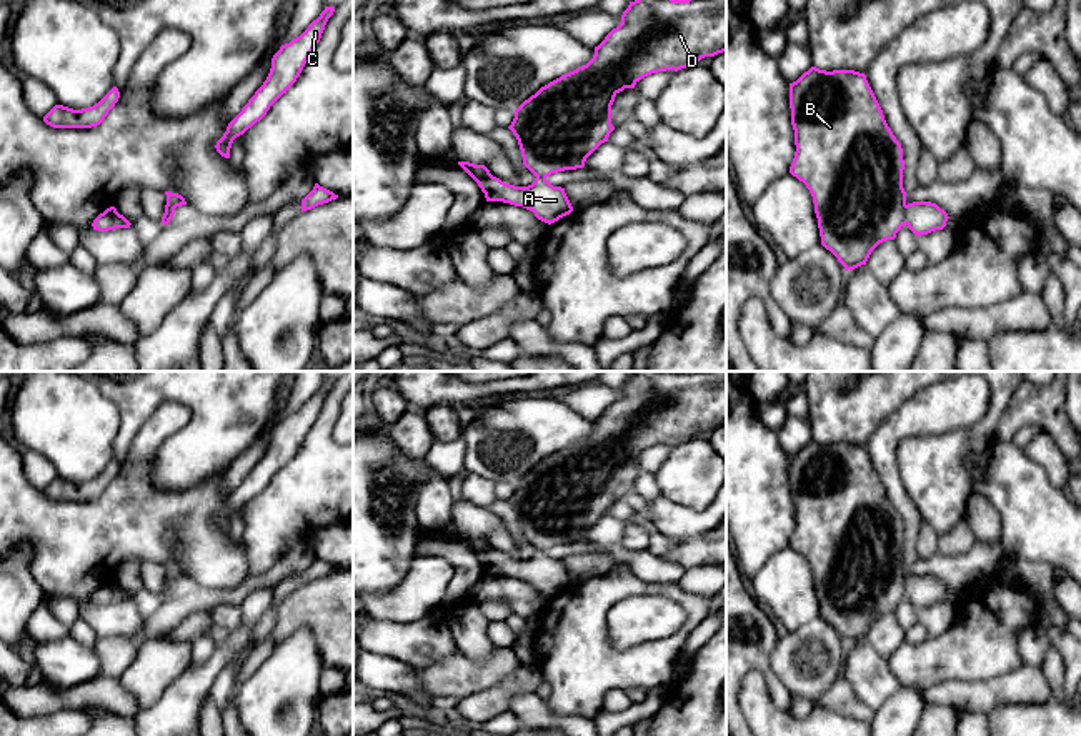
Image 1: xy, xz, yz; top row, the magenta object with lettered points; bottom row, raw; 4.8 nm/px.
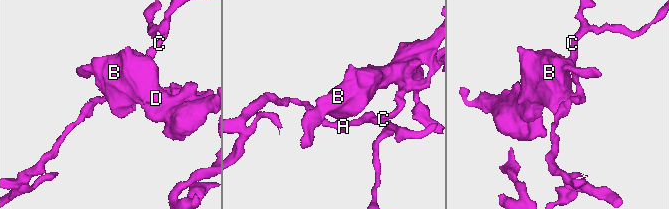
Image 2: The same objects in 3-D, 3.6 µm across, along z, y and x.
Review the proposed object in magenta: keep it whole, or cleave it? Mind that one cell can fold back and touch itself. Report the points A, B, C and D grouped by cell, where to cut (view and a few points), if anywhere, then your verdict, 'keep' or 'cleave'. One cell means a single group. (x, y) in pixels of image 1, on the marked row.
groups A C / B D; cut yz (906, 205), (903, 223); cleave

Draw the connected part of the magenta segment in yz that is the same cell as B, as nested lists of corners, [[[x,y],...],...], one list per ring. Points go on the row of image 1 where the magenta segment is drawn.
[[[811,67],[790,83],[790,108],[796,145],[790,173],[803,182],[813,196],[821,245],[838,258],[846,271],[866,265],[871,251],[879,243],[894,240],[904,225],[906,191],[901,143],[888,127],[866,75],[854,70],[826,72]]]

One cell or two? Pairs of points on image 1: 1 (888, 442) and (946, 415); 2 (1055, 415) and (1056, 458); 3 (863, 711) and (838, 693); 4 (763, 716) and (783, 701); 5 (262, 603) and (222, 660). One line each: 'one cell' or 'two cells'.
1: one cell
2: two cells
3: one cell
4: two cells
5: one cell

